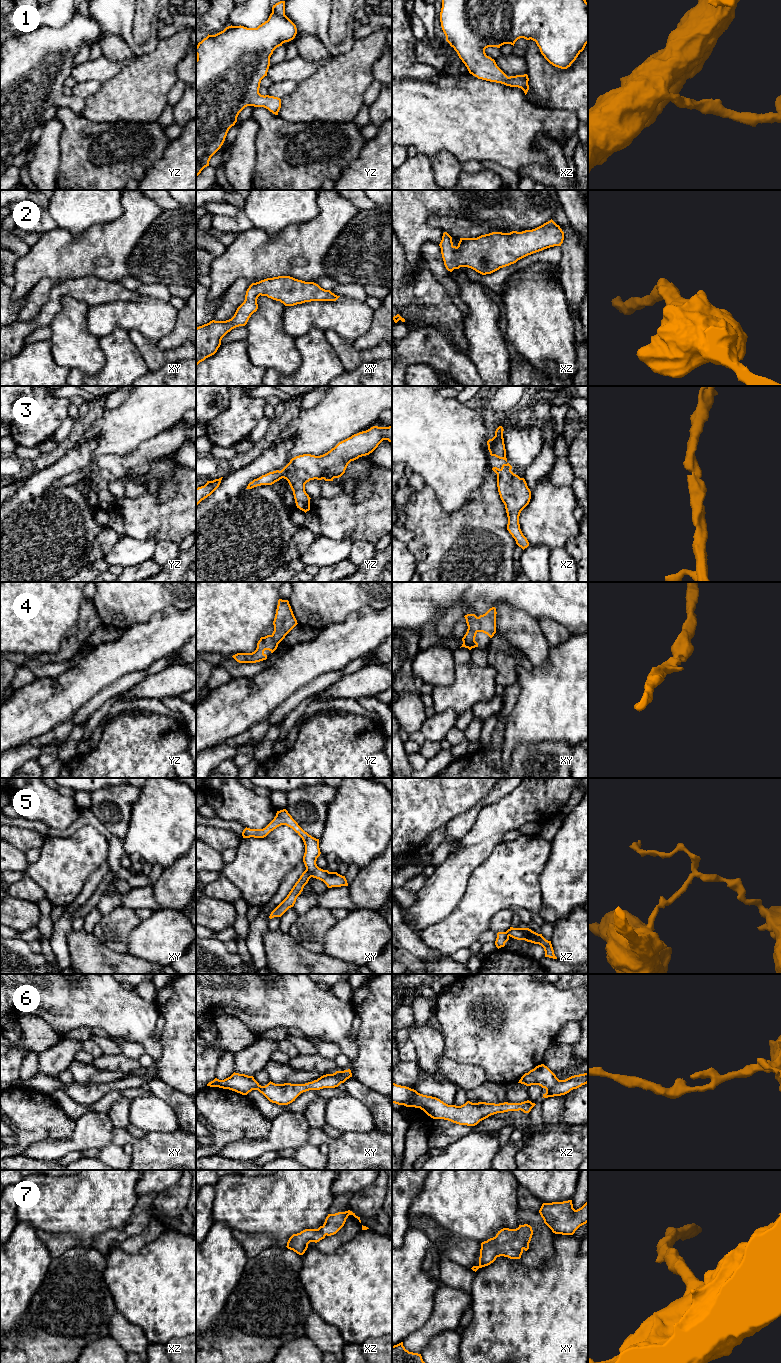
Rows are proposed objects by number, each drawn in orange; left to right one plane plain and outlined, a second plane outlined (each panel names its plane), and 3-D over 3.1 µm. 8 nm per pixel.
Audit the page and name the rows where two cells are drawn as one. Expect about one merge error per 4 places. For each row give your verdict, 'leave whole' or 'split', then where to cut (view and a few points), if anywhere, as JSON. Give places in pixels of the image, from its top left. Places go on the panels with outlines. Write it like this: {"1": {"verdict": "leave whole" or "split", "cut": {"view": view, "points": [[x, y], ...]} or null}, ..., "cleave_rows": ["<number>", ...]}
{"1": {"verdict": "leave whole", "cut": null}, "2": {"verdict": "leave whole", "cut": null}, "3": {"verdict": "leave whole", "cut": null}, "4": {"verdict": "leave whole", "cut": null}, "5": {"verdict": "split", "cut": {"view": "xy", "points": [[306, 869], [311, 876]]}}, "6": {"verdict": "leave whole", "cut": null}, "7": {"verdict": "leave whole", "cut": null}, "cleave_rows": ["5"]}

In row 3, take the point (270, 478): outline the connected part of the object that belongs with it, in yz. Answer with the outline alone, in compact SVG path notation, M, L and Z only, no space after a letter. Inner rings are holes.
M373 426L339 442L327 453L315 456L303 454L296 456L281 470L269 472L250 482L246 489L261 485L272 485L284 478L288 481L297 508L305 513L310 510L310 497L305 484L310 480L333 481L341 477L351 461L369 455L383 441L392 443L392 426Z

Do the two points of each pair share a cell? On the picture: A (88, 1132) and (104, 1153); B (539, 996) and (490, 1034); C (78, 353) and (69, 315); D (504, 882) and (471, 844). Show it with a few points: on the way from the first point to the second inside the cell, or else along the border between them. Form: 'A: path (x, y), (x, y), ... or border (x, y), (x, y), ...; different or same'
A: border (112, 1142), (98, 1149); different
B: path (527, 1008), (518, 1017), (508, 1018), (502, 1024); same
C: path (72, 344), (70, 324); same
D: border (500, 842), (472, 871), (469, 877); different

